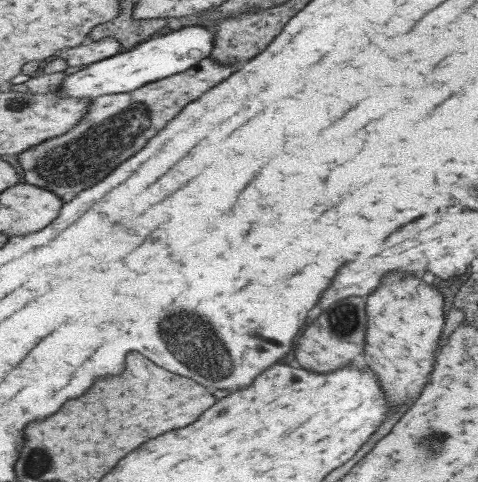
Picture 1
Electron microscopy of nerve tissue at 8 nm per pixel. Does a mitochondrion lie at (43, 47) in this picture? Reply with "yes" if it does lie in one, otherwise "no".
no

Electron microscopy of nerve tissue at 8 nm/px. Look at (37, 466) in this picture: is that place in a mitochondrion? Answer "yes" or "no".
yes

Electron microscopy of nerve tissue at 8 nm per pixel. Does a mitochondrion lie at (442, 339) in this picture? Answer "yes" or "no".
no

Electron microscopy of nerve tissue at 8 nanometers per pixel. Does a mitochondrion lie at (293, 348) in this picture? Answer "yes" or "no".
no

